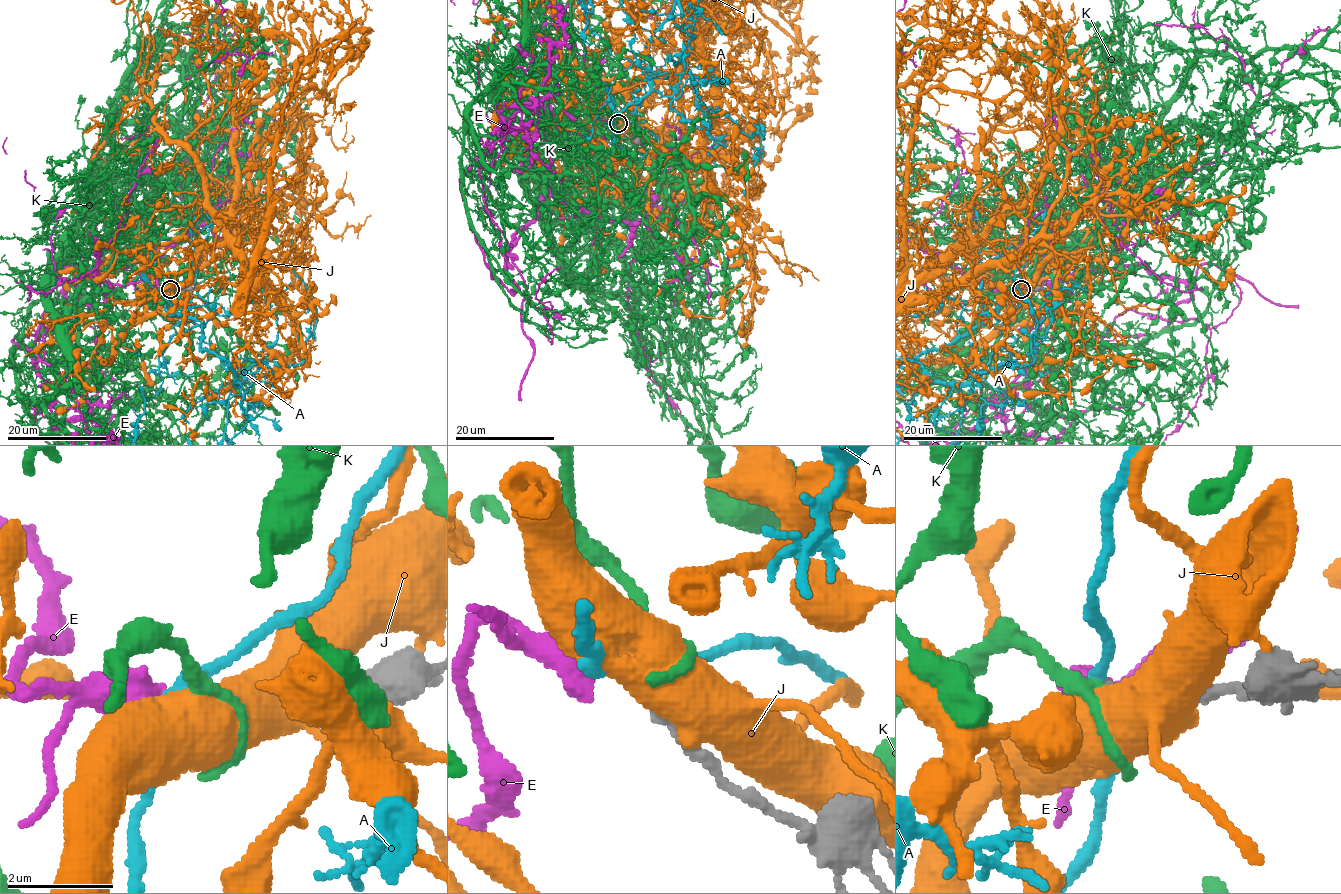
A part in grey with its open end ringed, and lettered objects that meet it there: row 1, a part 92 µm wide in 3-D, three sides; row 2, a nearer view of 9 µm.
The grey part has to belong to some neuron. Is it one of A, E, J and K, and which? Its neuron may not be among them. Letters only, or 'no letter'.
K

